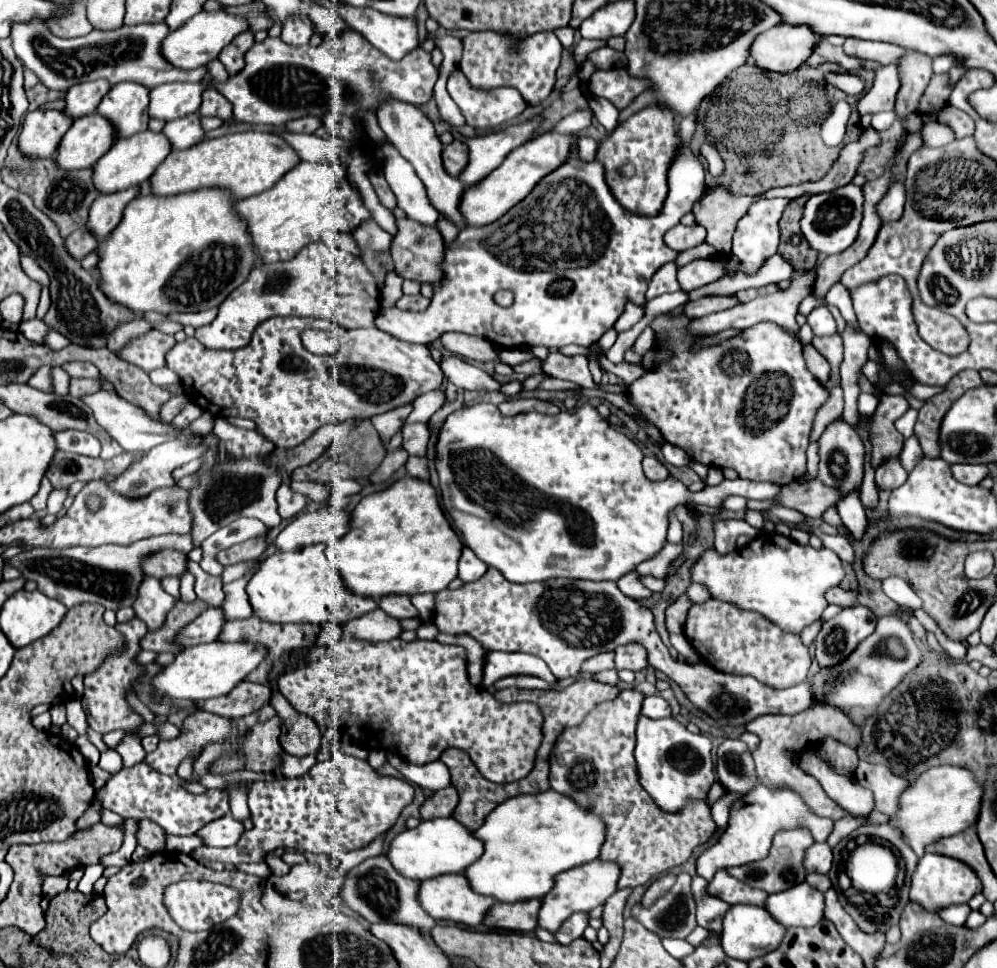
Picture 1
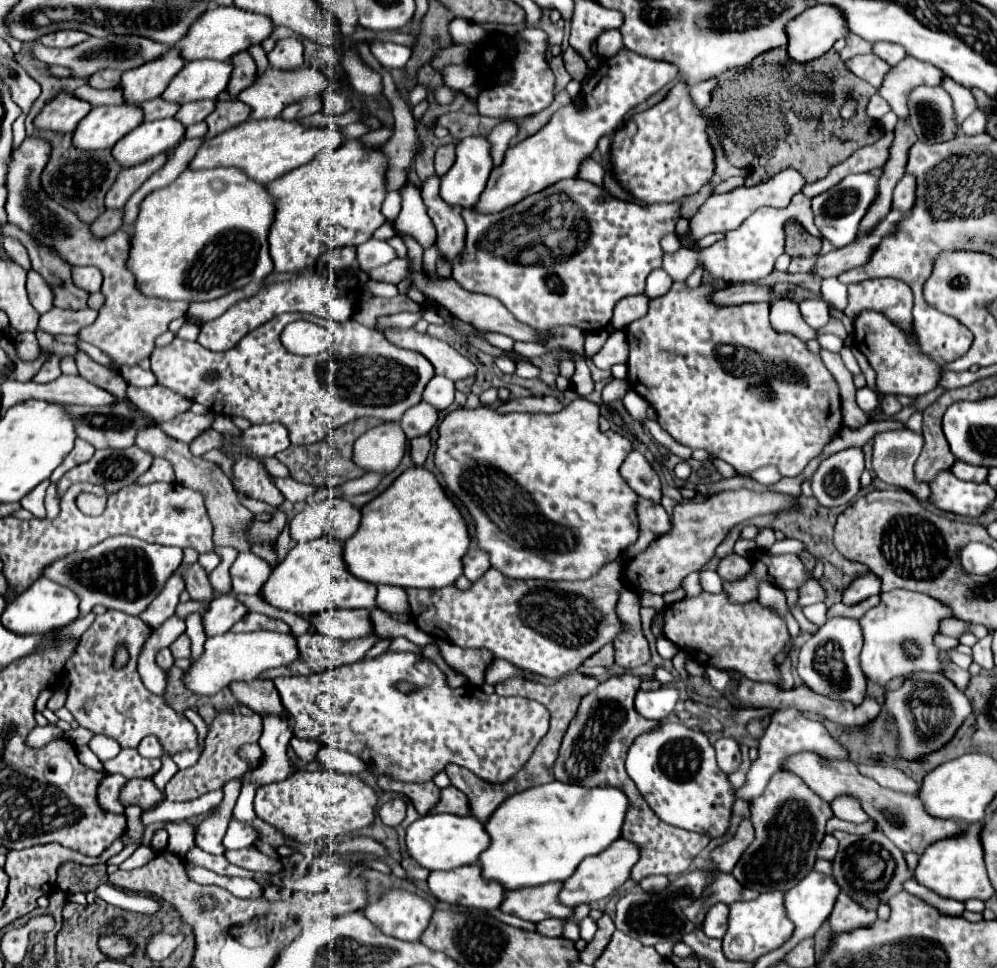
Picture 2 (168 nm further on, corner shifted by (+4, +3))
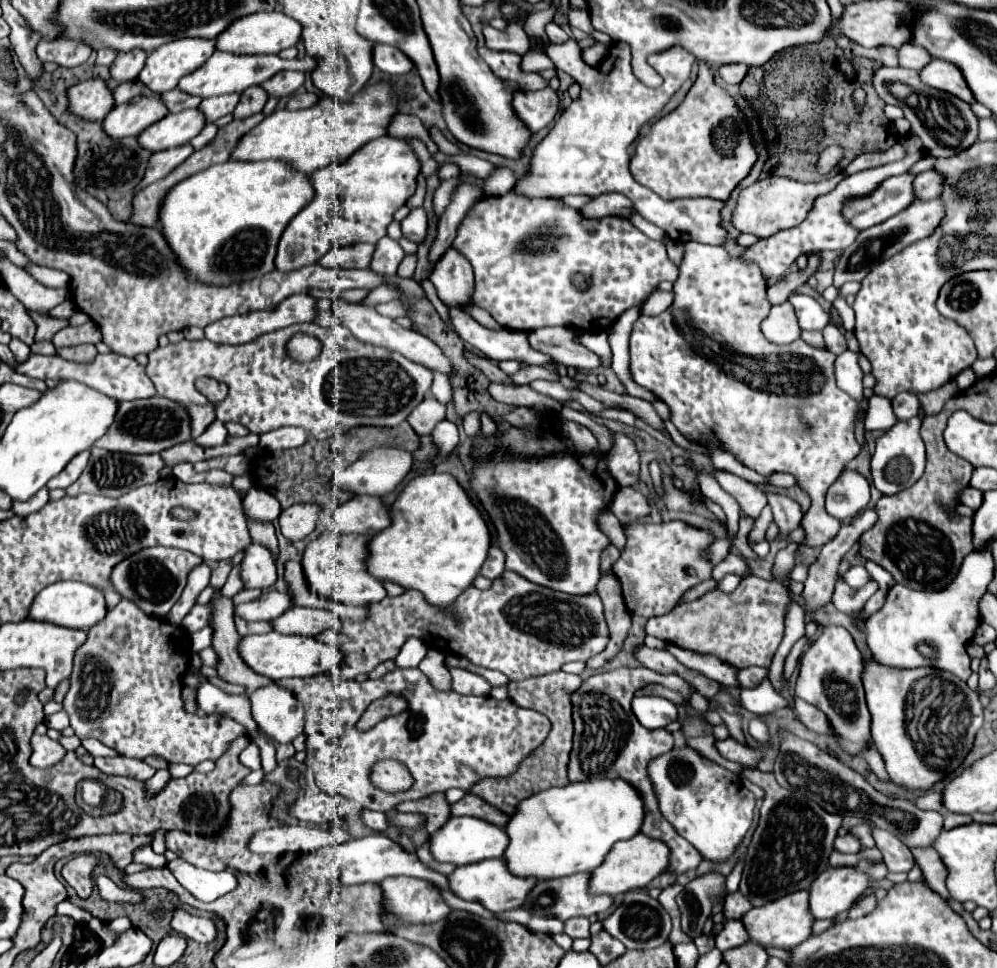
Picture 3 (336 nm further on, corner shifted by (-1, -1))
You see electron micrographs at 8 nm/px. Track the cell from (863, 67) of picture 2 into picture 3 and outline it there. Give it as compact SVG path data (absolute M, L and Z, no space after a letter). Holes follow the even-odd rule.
M880 67L880 69L874 71L872 83L874 83L874 89L878 91L878 95L880 95L880 99L884 103L902 105L904 117L912 125L912 133L922 139L924 151L928 155L932 155L932 157L950 157L950 155L956 155L962 149L968 149L976 141L978 119L974 117L970 105L964 103L964 101L960 101L958 97L946 93L946 91L938 91L938 89L922 85L916 71L902 69L902 67ZM894 83L908 85L912 89L912 95L906 97L906 99L894 97L892 91L890 91L890 87Z

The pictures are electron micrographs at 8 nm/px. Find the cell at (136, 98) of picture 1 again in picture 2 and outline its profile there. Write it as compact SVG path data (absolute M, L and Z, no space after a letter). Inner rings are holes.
M171 47L165 55L123 73L121 85L127 103L141 105L147 99L153 99L165 91L169 81L183 69L187 61L181 57L181 53Z

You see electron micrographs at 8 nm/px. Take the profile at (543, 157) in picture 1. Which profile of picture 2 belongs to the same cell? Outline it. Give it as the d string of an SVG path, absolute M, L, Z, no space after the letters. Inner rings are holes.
M623 47L617 55L609 59L601 59L599 69L589 79L589 85L583 87L585 107L577 109L573 103L561 107L553 113L551 121L533 137L527 137L515 147L509 147L501 167L493 169L475 209L479 213L495 213L523 201L533 193L539 193L541 189L561 179L577 177L581 163L591 157L591 153L597 149L599 139L603 135L615 133L617 127L623 123L627 111L647 101L653 93L663 89L675 77L677 65L637 55L627 47Z

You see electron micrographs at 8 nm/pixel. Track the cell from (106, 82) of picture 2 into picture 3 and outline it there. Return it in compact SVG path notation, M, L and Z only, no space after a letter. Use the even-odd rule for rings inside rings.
M140 49L128 51L128 53L118 53L118 57L114 59L114 63L110 65L110 79L124 83L124 81L136 81L138 73L144 67L146 61L146 53Z

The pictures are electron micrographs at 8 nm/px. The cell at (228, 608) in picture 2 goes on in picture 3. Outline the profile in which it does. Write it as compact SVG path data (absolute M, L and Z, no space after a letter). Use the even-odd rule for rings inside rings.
M276 589L270 591L262 591L262 595L250 603L242 603L234 607L234 615L246 621L272 621L276 617L280 617L288 607L290 607L290 595L288 595L288 603L282 603L282 595Z

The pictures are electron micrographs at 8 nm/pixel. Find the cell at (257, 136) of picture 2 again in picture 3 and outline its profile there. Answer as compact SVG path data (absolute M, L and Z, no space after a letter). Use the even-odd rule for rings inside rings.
M374 85L362 89L352 103L338 103L332 97L322 97L318 105L302 111L278 109L258 123L250 133L246 133L230 159L236 161L266 161L280 159L296 173L314 173L332 163L346 161L364 143L386 135L390 119L396 115L398 107L390 101L390 89L386 85Z

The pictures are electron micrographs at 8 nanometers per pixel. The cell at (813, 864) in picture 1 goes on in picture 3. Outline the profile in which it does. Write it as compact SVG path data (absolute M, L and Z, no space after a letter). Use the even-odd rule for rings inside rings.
M848 833L848 835L844 835L844 837L836 837L834 849L836 849L838 853L858 853L858 851L860 851L860 843L858 843L858 839L854 839L854 837Z

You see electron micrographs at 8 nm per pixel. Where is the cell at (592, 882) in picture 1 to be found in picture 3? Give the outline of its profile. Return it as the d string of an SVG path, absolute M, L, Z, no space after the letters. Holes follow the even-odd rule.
M638 833L632 839L618 841L618 845L614 845L614 849L610 849L610 853L606 855L606 861L592 871L590 893L614 897L630 889L642 889L646 883L650 883L654 877L658 877L666 869L668 853L670 849L662 841L650 839L642 833Z

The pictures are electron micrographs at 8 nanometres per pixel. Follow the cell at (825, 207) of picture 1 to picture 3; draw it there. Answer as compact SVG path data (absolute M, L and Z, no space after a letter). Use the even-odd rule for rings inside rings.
M904 173L882 181L870 197L854 197L854 201L846 201L842 217L846 217L846 221L850 221L858 231L894 217L914 201L912 179L914 175Z

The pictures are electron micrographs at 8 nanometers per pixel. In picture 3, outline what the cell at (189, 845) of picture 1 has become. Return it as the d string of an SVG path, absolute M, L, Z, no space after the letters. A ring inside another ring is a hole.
M254 745L246 747L246 749L244 749L244 753L240 755L240 761L242 761L242 763L251 770L260 769L259 764L261 764L261 759L260 753L258 753L258 747L254 747Z

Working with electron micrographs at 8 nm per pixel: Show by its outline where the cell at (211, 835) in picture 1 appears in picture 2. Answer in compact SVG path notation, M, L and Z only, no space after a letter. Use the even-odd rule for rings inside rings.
M231 821L229 829L225 833L223 845L225 849L243 849L243 847L251 847L255 845L255 841L259 839L259 831L253 829L251 825L243 825L241 821Z

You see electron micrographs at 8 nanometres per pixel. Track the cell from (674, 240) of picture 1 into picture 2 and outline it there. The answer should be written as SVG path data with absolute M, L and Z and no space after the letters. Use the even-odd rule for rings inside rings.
M785 169L777 175L773 175L771 179L759 183L759 185L753 185L753 187L737 187L729 193L717 193L713 197L709 197L709 201L699 209L699 213L691 219L691 233L701 239L709 233L725 233L725 231L733 231L733 229L739 229L739 225L751 215L755 213L755 209L759 207L777 207L777 209L783 209L789 205L789 201L793 199L793 195L797 195L803 187L807 185L805 177L801 173L797 173L795 169Z

